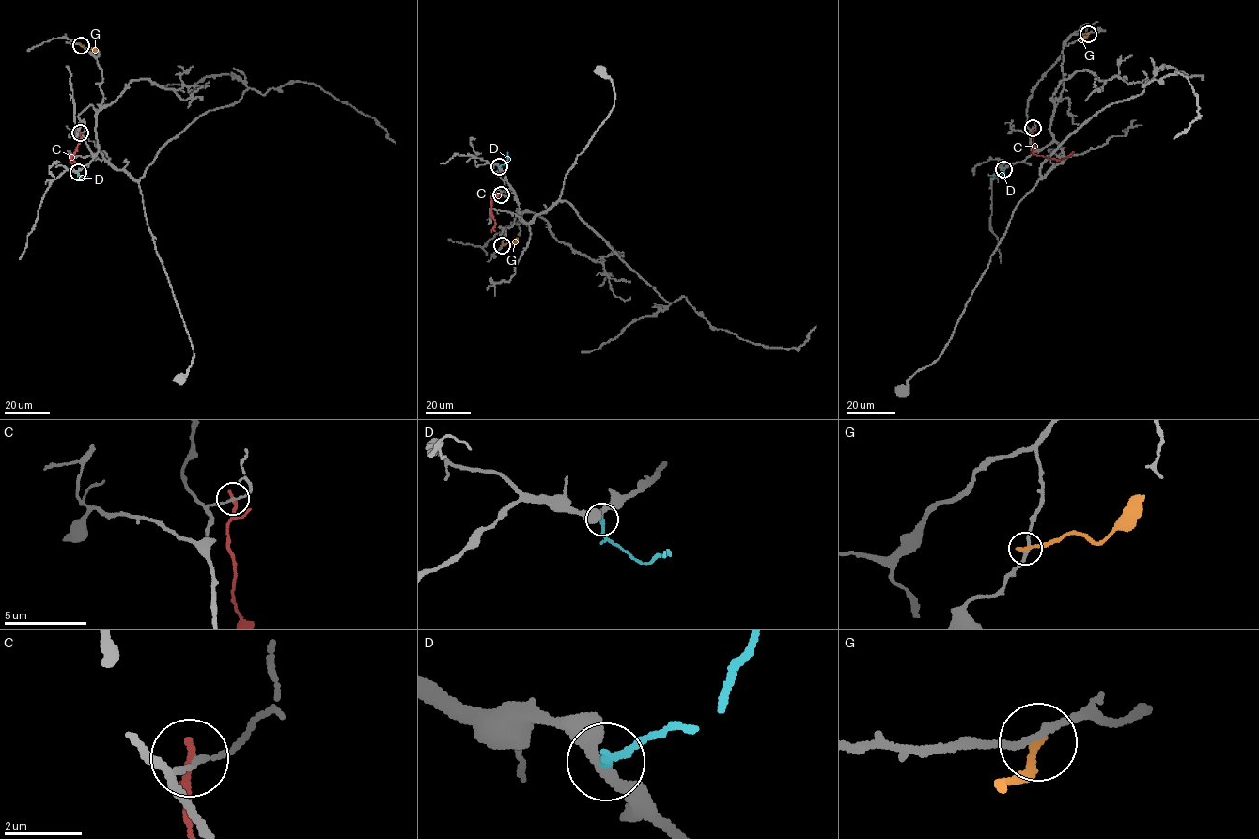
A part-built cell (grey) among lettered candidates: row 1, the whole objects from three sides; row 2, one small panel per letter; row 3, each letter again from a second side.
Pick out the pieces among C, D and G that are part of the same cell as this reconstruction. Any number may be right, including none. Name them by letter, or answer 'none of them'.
D

